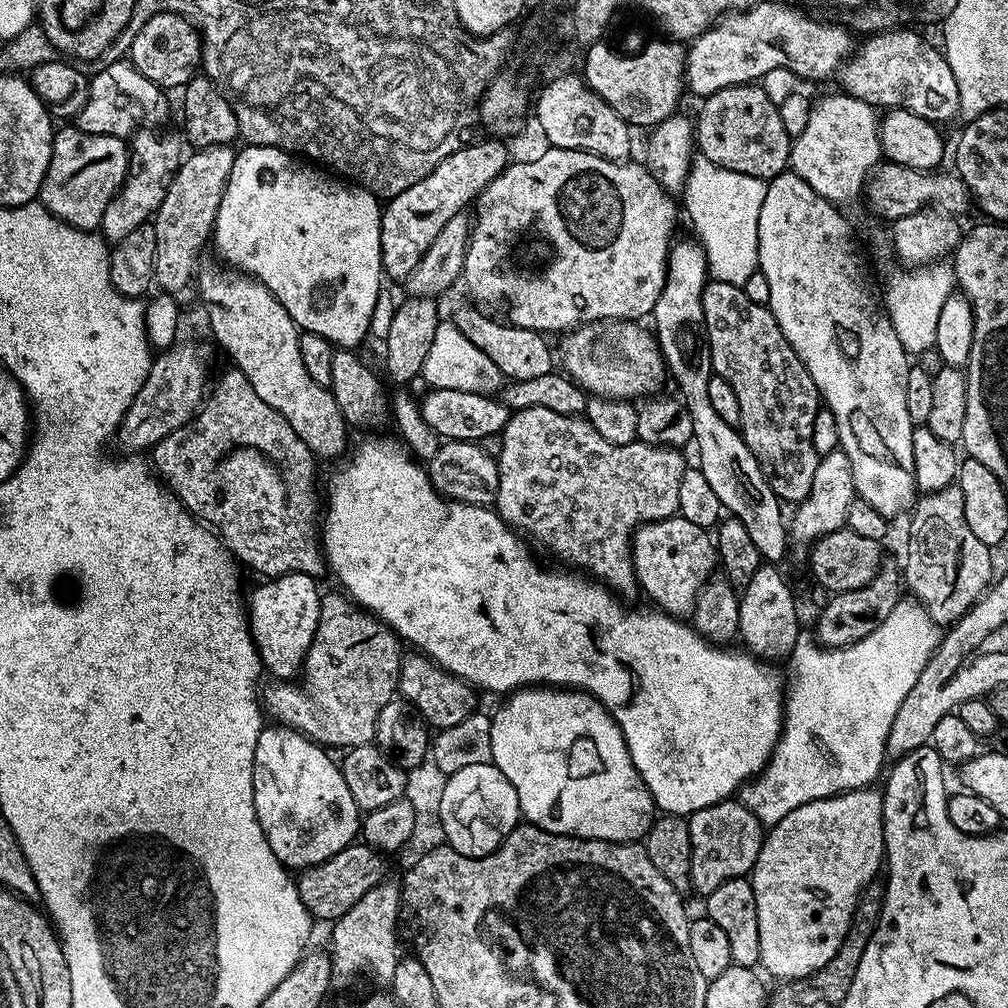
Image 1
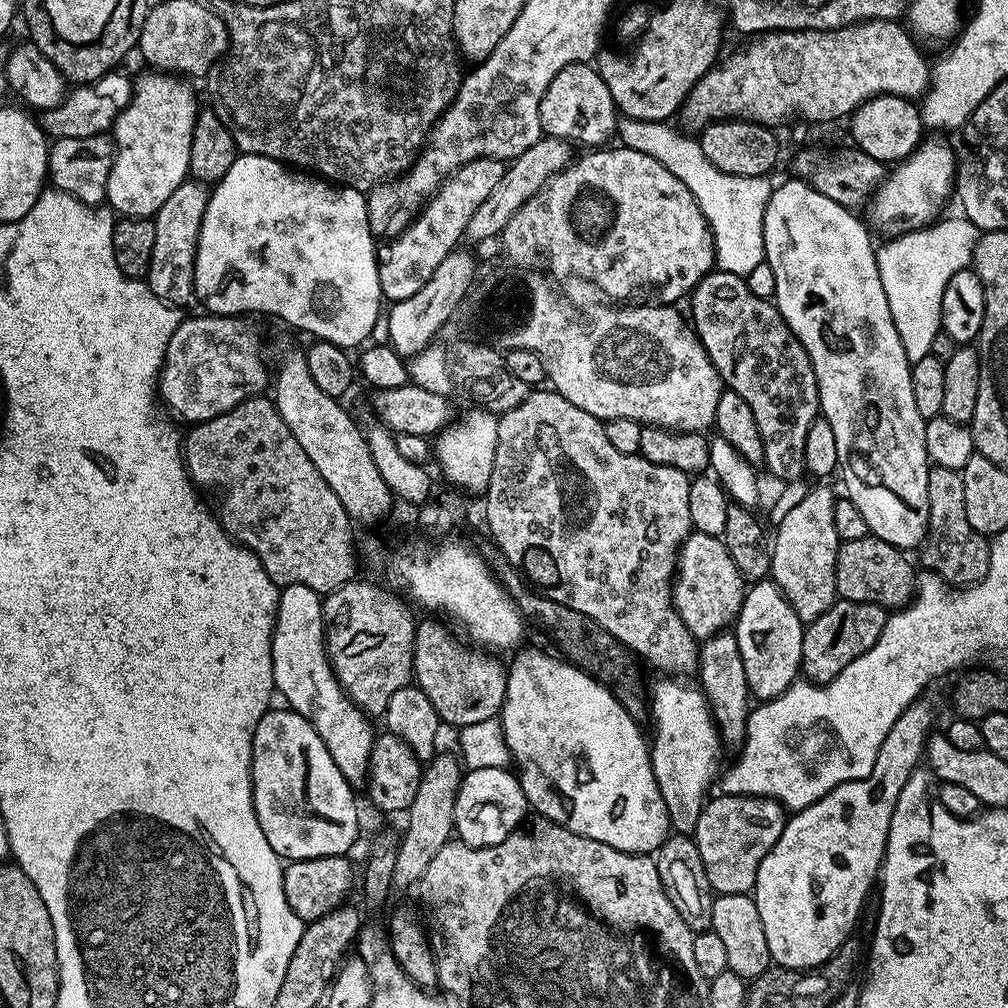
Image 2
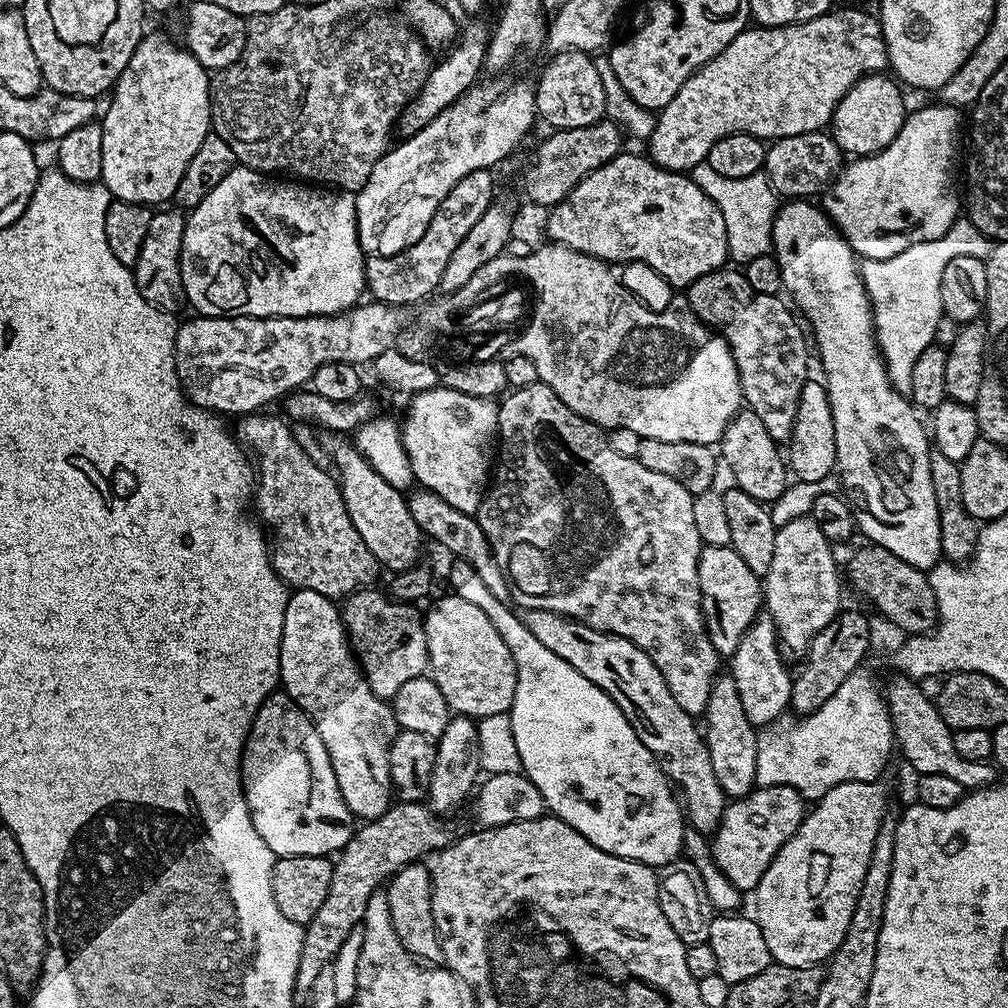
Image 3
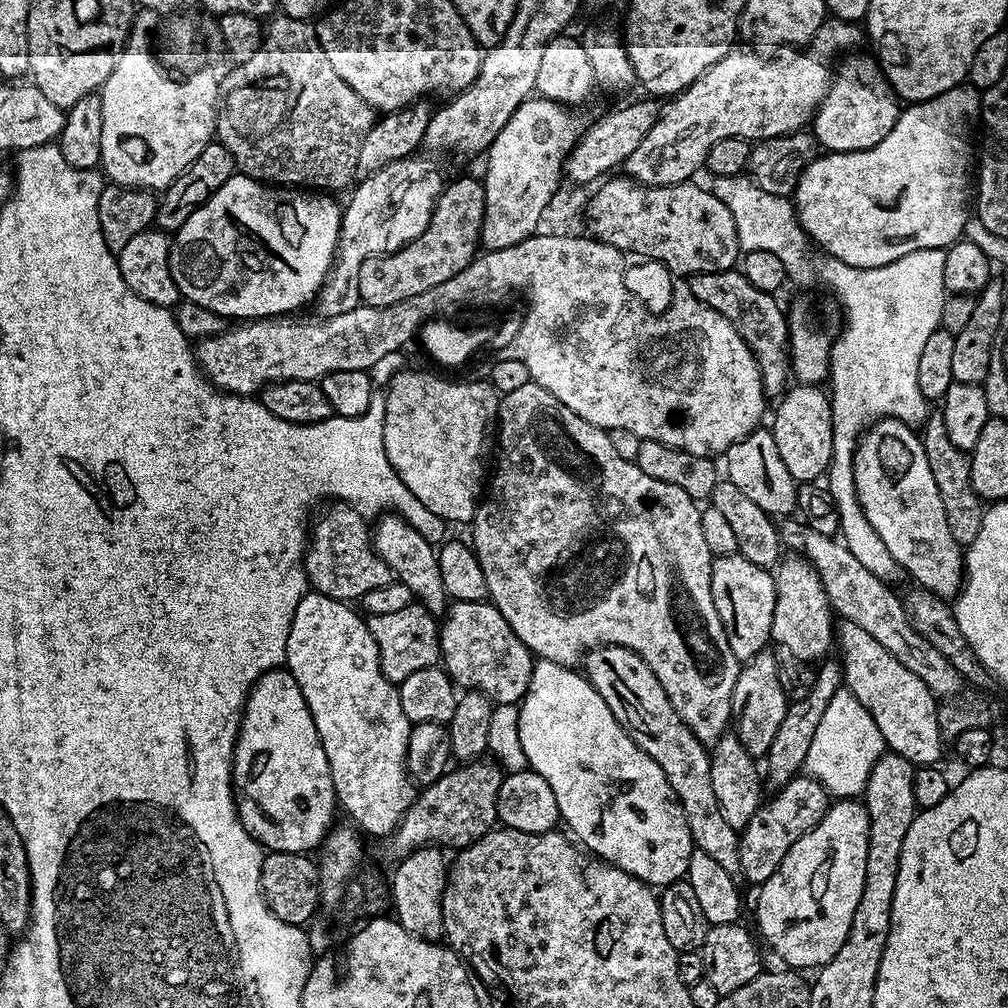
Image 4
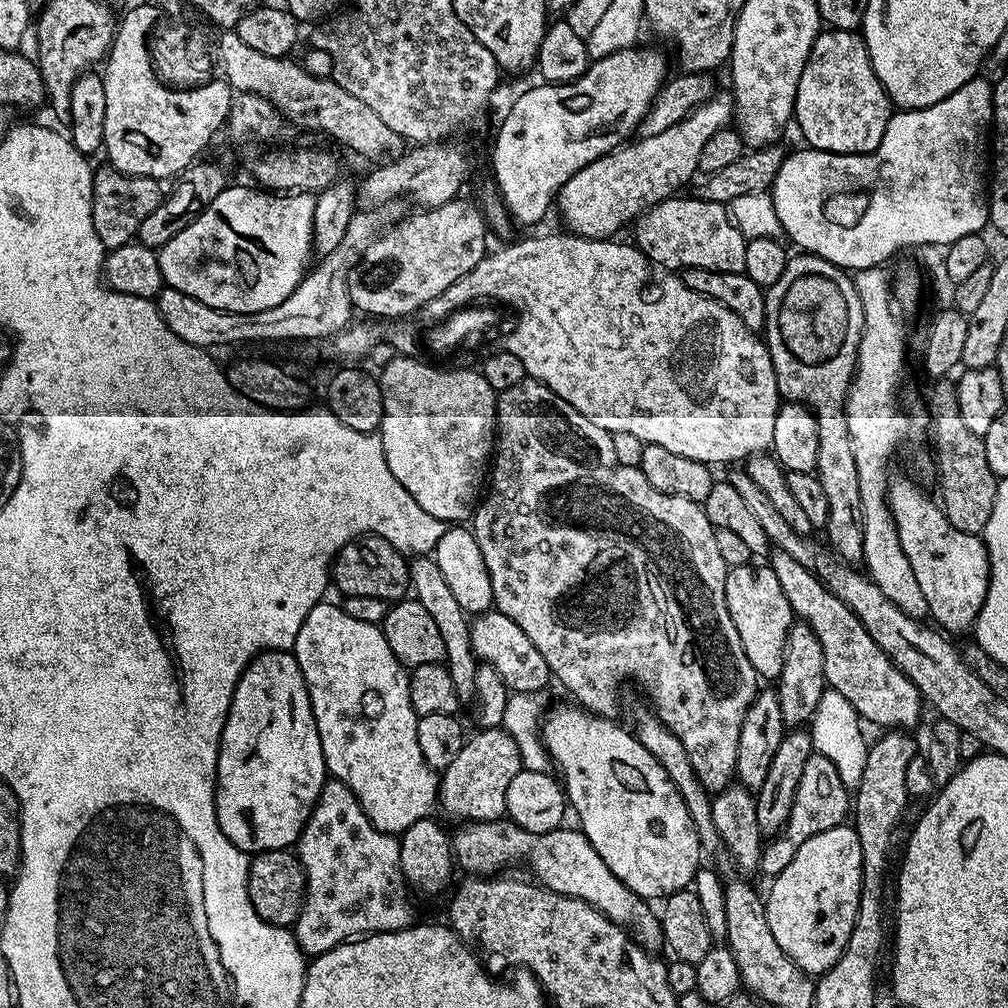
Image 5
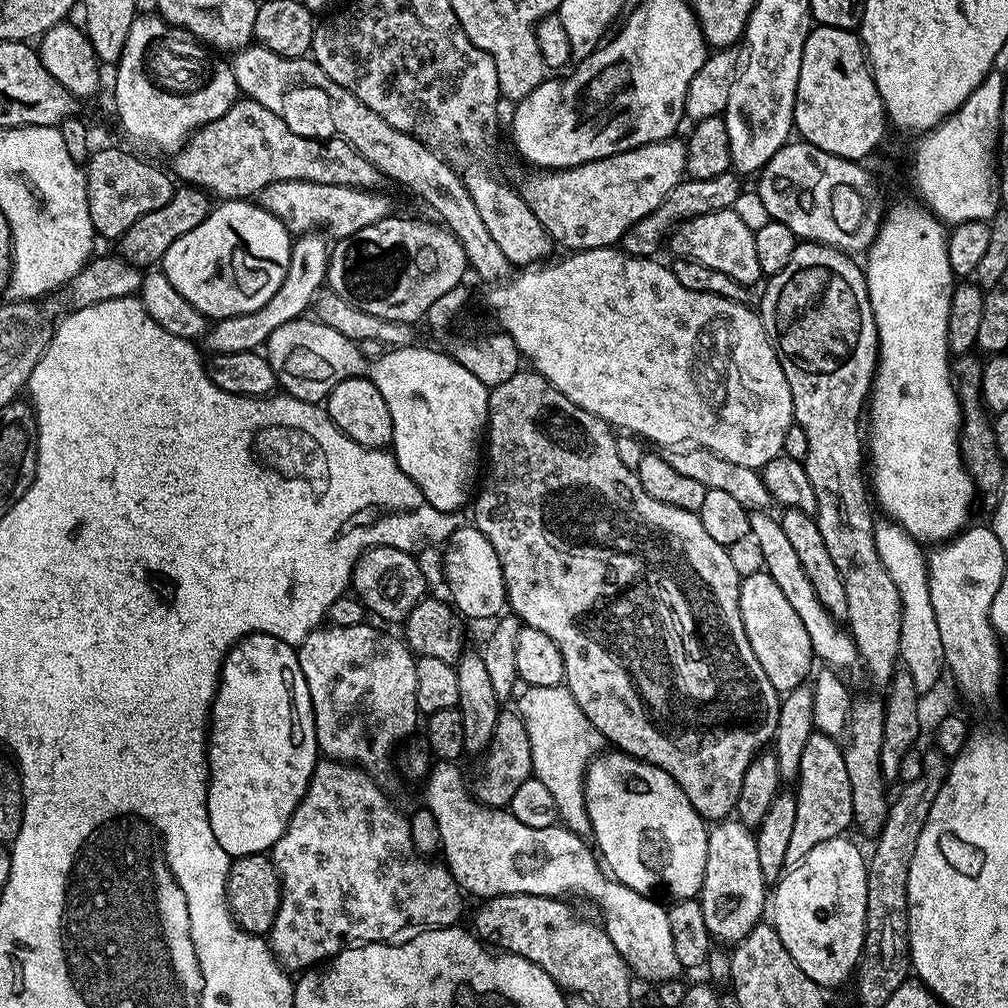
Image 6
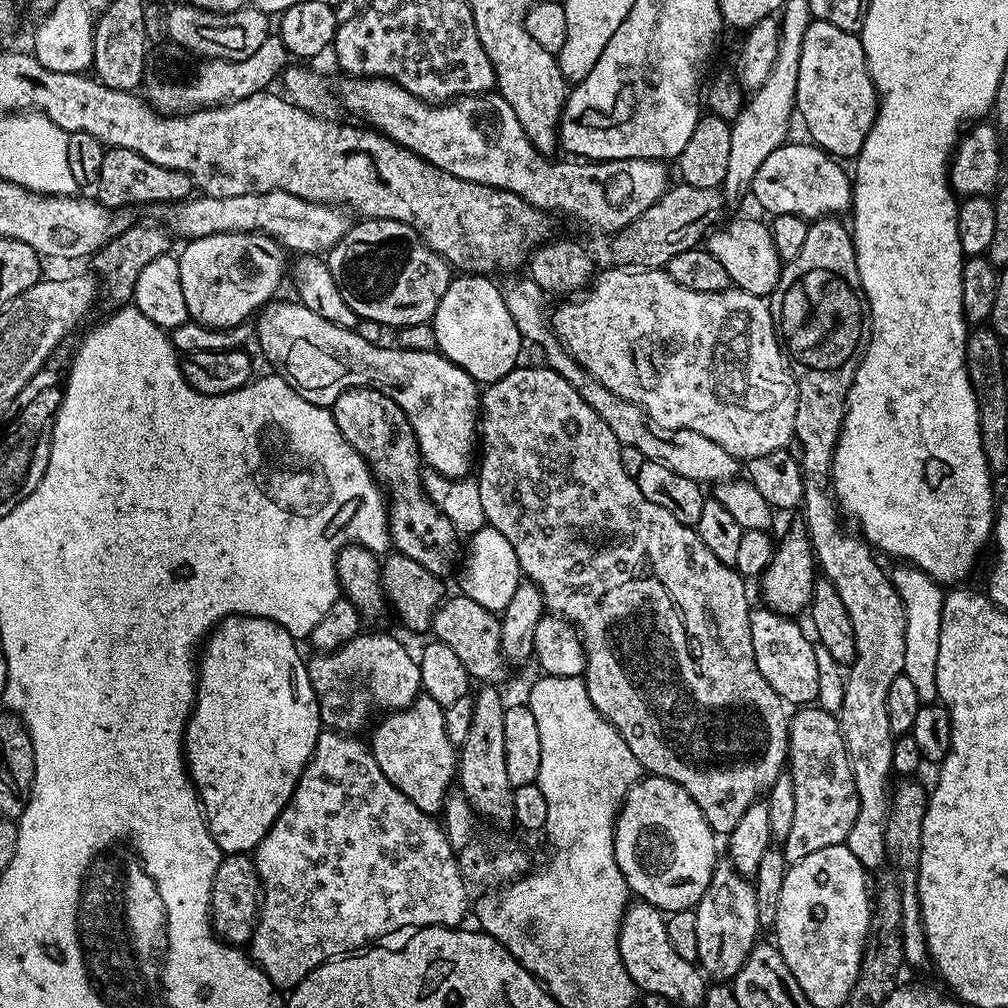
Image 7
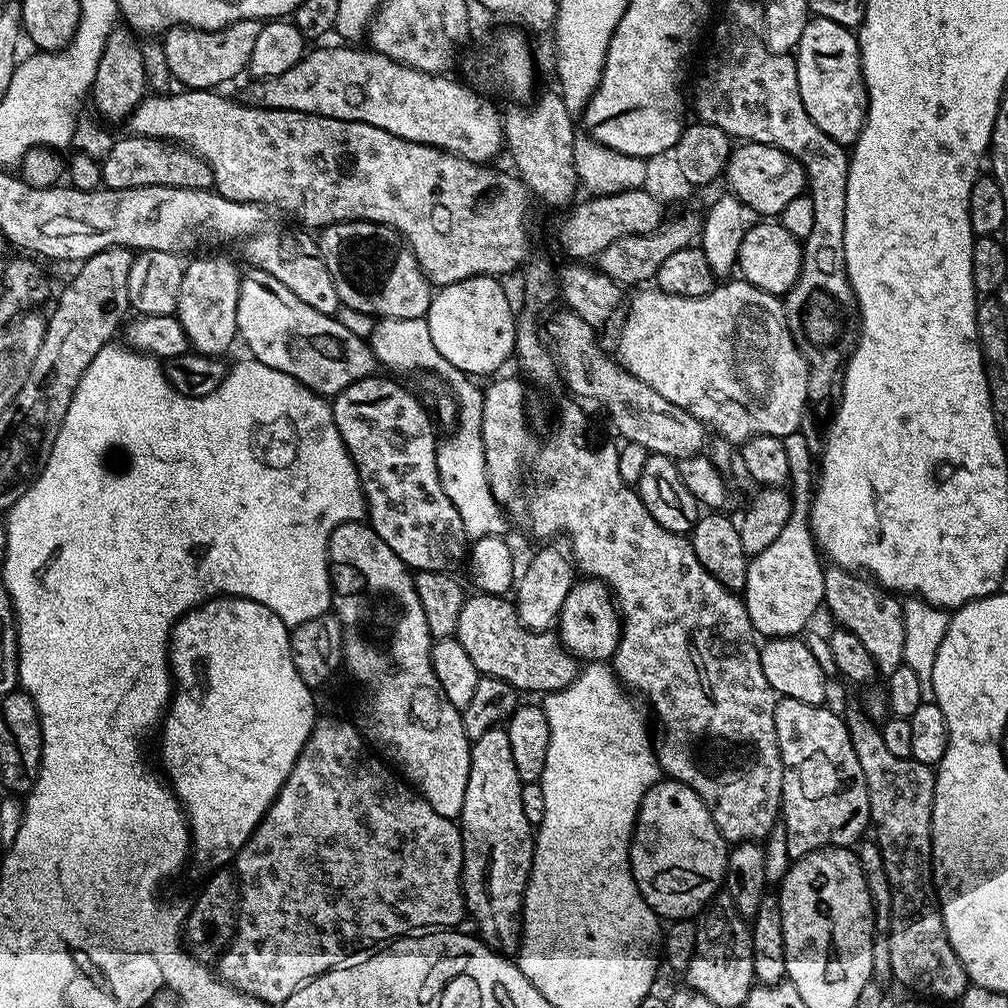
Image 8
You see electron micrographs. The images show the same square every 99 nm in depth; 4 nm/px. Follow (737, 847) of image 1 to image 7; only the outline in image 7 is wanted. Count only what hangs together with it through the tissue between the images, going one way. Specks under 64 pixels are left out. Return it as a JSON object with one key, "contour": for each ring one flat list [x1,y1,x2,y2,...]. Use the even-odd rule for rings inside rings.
{"contour":[[800,706,791,713,786,764,794,782,794,824,782,847,791,866,814,850,845,843,858,815,859,798,837,717,822,707]]}

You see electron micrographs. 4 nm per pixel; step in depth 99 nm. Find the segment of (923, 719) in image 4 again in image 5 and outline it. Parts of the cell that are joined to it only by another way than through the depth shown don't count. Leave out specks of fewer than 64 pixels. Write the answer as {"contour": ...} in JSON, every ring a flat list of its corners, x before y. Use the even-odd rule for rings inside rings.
{"contour":[[779,550,770,556,770,566,790,602,793,613,817,635,822,646,825,682,828,688,838,690,861,721,881,724,884,730,912,730,920,720,922,697,914,682,870,638,866,626,852,613,813,572,806,570,790,554]]}

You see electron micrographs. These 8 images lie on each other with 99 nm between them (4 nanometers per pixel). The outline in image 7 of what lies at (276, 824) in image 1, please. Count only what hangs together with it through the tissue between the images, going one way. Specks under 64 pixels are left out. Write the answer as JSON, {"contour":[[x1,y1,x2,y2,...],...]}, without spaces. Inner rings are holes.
{"contour":[[228,616,212,629,202,645,202,651,199,653,196,704,192,708,192,713,188,716,188,725,184,728,184,759,188,766,188,775,191,776,192,783,196,785,196,791,200,794,204,819,207,820,210,834,219,846,221,853,251,853,262,842,262,838,266,838,270,826,274,826,274,822,290,802,298,778,307,766,308,759,312,756,312,751,316,745,316,740,320,737,322,725,320,723,318,702,314,690,310,686,305,657,300,657,296,644,298,644,297,637,291,636,277,620,267,620,257,616]]}

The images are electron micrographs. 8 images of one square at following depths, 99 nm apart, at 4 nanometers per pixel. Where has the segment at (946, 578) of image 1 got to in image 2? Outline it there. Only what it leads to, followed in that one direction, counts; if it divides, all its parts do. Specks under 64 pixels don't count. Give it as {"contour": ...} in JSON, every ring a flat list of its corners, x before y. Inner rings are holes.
{"contour":[[932,466,928,470,926,494,930,502,928,511,928,533,918,549,923,567,937,572,949,586,971,586,977,584,988,573,990,544,984,535,966,519,966,486,963,471]]}

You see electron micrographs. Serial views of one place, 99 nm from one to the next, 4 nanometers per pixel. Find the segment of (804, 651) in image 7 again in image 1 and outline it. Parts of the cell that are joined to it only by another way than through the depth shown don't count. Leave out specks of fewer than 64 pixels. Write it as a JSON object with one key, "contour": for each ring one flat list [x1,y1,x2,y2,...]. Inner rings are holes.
{"contour":[[677,514,665,520,641,524,632,534,632,569,636,572,637,583,642,592,644,588,645,594,653,600,651,603,659,611,667,612,670,616,691,617,692,607,696,605,697,594,715,573,712,571,717,571,717,568,716,541,710,535,709,529,694,526,694,522,686,522,684,516]]}

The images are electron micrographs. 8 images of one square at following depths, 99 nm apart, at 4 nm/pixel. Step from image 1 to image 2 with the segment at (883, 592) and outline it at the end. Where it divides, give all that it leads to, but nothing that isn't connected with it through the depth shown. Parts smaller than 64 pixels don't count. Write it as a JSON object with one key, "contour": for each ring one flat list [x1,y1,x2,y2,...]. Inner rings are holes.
{"contour":[[837,599,824,614,805,627,800,659,803,675,817,684,830,683,854,662,854,658,866,654,866,650,878,642,889,615,889,609,881,604]]}

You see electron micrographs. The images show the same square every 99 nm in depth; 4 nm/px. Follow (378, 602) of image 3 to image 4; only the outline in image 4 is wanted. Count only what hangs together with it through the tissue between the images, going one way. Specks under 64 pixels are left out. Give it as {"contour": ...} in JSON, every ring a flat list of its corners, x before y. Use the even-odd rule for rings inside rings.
{"contour":[[418,602,405,606,403,610,397,610,395,614,371,617,368,620,368,629,378,646,382,674,386,674,386,678,397,686,410,678,414,670,435,668,441,663,440,624,437,617]]}

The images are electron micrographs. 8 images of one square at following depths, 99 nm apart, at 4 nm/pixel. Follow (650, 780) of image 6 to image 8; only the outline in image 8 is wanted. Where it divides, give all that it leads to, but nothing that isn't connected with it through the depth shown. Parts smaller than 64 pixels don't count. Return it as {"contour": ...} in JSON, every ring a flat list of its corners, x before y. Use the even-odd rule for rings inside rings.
{"contour":[[664,778,642,798,636,815,636,828,632,832,632,845,628,848,628,857,634,882,642,898,646,898,646,902,656,911,657,916,674,921,687,920,703,913,721,891,729,851,730,845,722,838,718,826,714,826,710,810,706,810,702,798,690,786]]}

